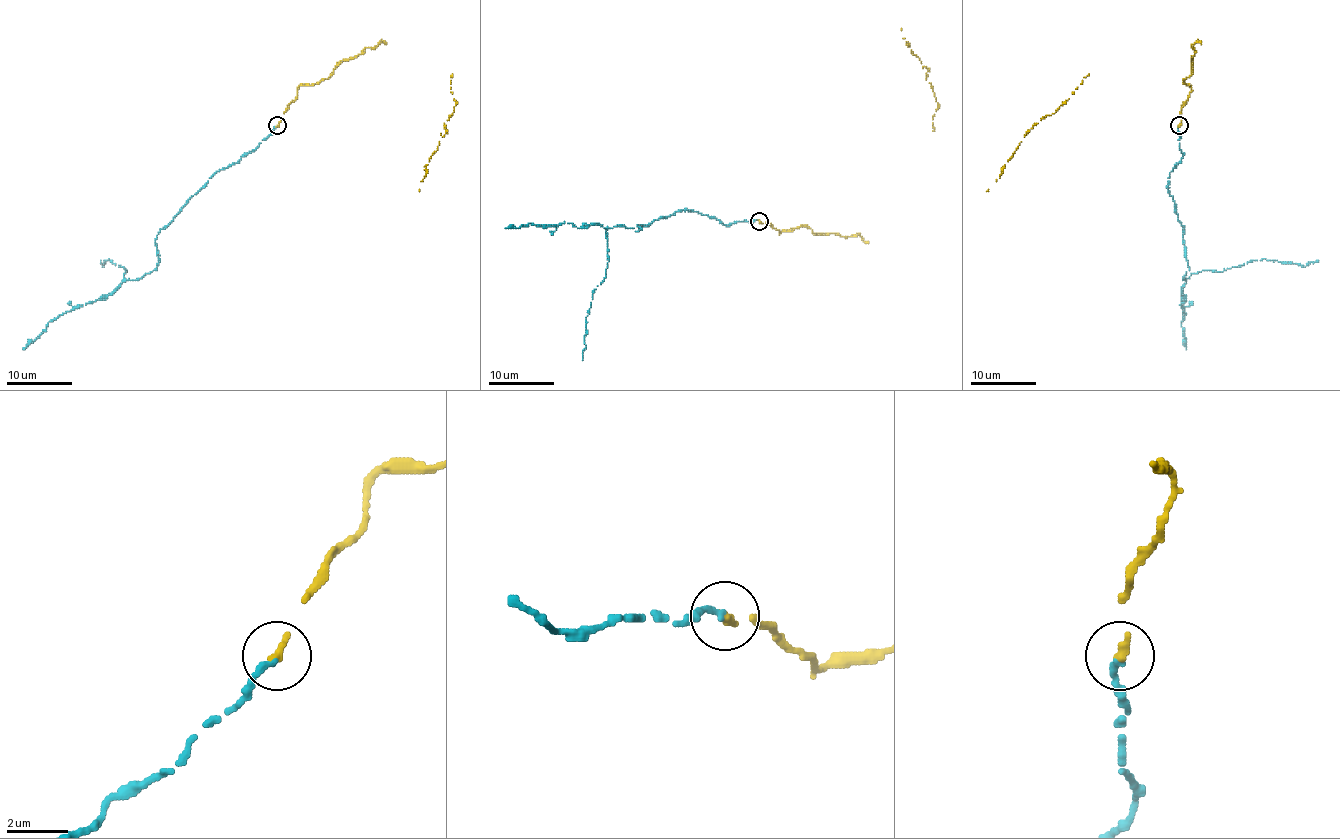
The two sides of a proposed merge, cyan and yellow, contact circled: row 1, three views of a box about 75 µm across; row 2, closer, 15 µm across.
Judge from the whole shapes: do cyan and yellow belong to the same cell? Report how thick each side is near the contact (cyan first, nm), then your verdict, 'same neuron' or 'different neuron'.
200 nm thick on the cyan side, 280 nm on the other; same neuron

